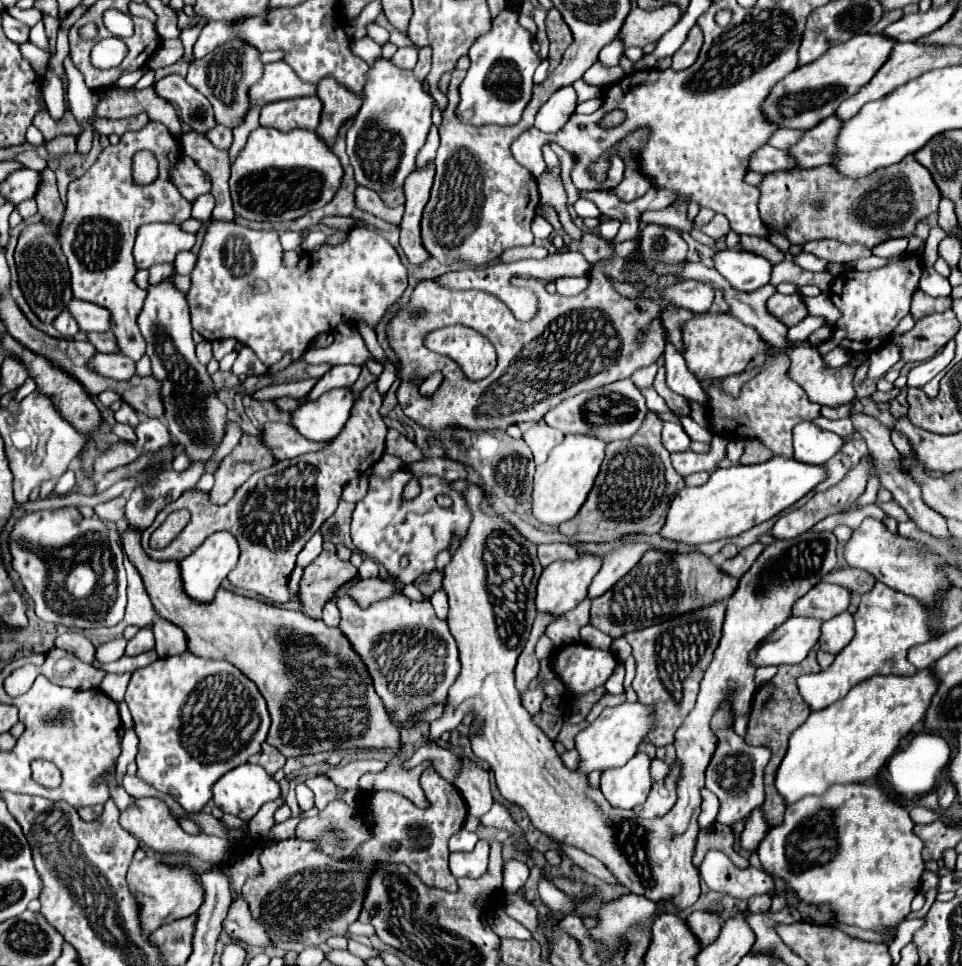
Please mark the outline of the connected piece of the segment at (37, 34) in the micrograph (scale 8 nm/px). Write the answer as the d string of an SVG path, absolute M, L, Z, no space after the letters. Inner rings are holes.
M36 23L32 29L30 29L30 43L34 43L36 47L40 47L42 51L46 51L50 57L52 57L52 51L50 51L50 45L48 45L48 37L44 33L44 23Z

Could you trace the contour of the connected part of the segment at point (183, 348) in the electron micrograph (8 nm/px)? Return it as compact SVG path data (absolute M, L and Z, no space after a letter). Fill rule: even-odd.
M174 275L148 287L144 307L138 315L138 327L146 339L146 355L152 359L152 373L162 381L162 397L170 433L186 447L192 461L208 461L224 437L226 405L216 399L206 367L198 363L192 343L190 305L186 291L174 285Z

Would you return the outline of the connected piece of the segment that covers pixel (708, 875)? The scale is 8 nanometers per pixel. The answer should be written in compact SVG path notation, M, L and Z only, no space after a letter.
M708 851L702 865L698 867L700 877L708 889L728 893L736 899L748 901L752 895L768 895L774 891L774 879L756 867L738 869L722 851Z

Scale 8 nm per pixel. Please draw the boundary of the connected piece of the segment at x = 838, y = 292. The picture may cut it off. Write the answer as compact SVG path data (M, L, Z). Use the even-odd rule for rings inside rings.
M906 255L906 259L892 263L888 267L876 271L856 271L848 269L840 273L840 277L832 285L832 303L840 309L842 317L836 321L832 335L816 345L818 353L830 353L834 347L842 347L846 351L874 351L882 347L902 317L910 311L910 301L914 291L918 289L918 279L922 271L922 261L918 255Z

